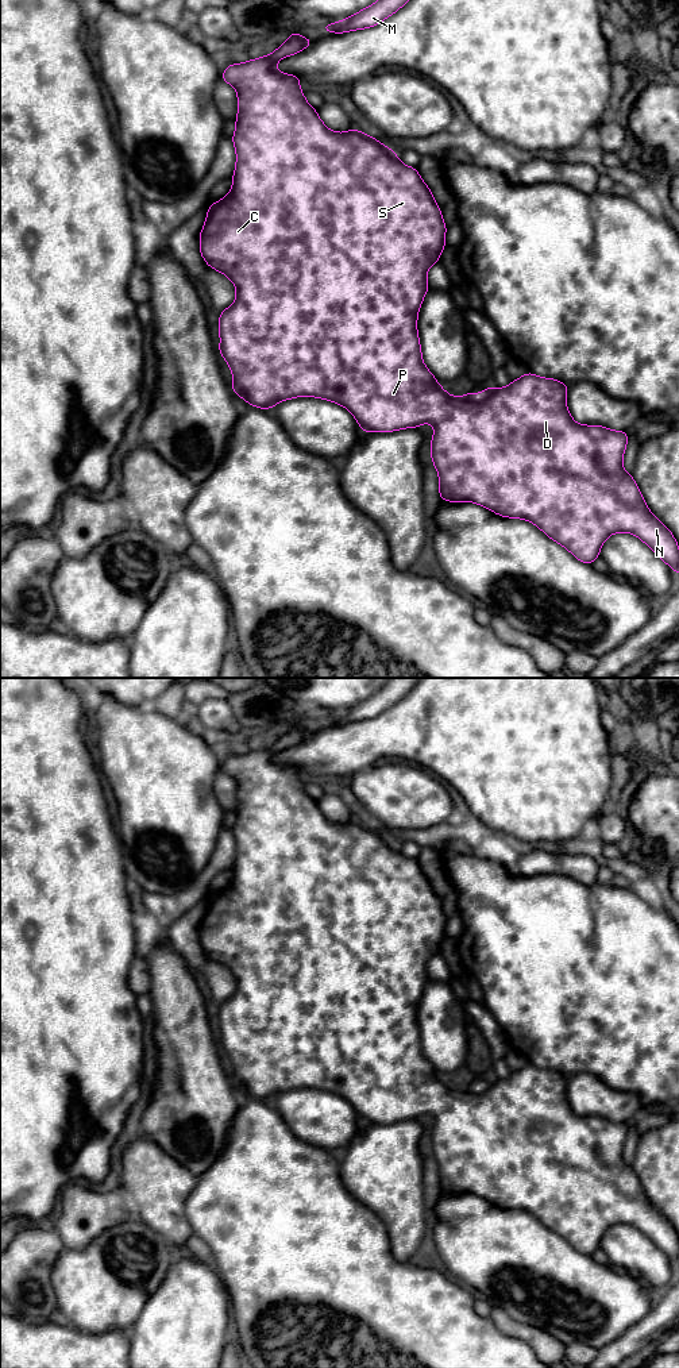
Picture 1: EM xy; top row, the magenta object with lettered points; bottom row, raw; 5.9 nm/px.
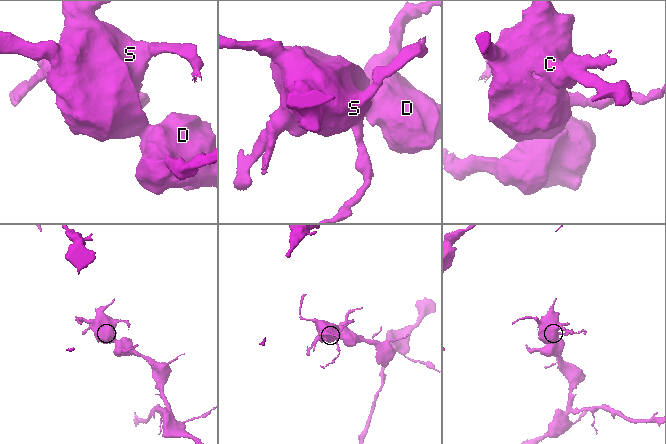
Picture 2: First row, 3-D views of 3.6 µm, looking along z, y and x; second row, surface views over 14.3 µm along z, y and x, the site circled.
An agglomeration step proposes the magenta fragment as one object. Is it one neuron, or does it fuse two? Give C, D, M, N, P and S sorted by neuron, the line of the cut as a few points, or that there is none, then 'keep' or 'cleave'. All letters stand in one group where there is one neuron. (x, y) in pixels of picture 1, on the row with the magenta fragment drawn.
groups C D M N P S; cut none; keep

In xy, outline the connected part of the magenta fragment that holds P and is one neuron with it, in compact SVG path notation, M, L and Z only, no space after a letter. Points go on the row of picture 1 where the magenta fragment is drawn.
M298 32L290 34L286 42L271 54L244 63L231 63L220 77L231 84L238 93L236 130L232 135L236 166L231 192L208 208L198 246L207 265L225 274L236 288L234 304L221 311L219 317L219 352L232 371L232 390L250 405L262 409L271 409L281 401L301 396L333 401L352 413L363 432L391 432L429 423L435 428L431 440L431 458L439 473L440 500L451 502L470 501L502 517L528 520L548 537L567 548L578 560L589 564L599 556L601 547L610 535L628 532L641 539L679 575L678 542L671 531L651 513L632 474L628 474L622 467L628 432L613 431L602 425L576 424L567 409L568 386L558 379L541 378L528 371L518 379L512 381L508 388L490 386L479 394L467 393L455 397L448 394L427 369L417 334L417 316L429 289L427 271L433 263L439 262L445 247L447 226L431 189L421 180L416 167L404 165L391 149L356 128L347 132L335 132L327 128L317 111L309 105L301 92L301 80L294 74L277 70L275 65L281 58L297 54L312 43L313 39L306 39Z

